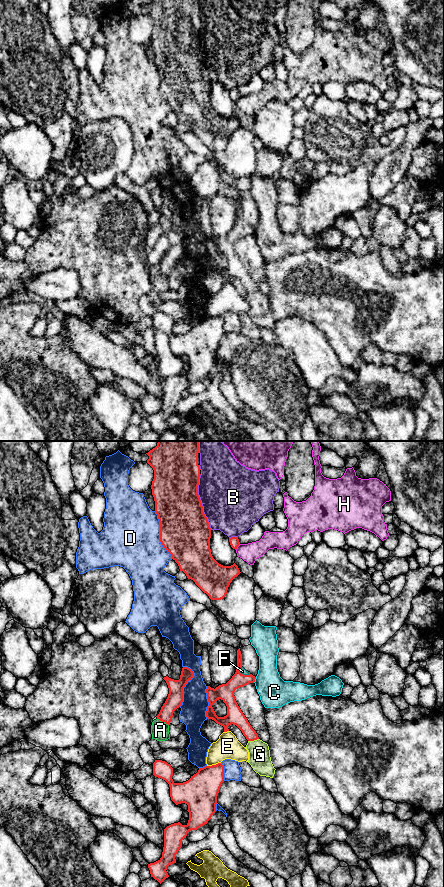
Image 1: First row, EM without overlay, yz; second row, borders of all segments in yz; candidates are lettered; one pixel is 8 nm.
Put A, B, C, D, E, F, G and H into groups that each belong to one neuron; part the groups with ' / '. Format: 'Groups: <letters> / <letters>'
Groups: A / B / C / D / E / F / G / H

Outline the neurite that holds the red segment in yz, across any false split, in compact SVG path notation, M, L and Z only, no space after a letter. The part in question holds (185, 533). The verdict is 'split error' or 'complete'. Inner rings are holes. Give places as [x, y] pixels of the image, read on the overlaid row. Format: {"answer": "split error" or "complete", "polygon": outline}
{"answer": "complete", "polygon": "M158 441L157 446L146 454L149 456L147 463L154 470L151 489L160 522L161 544L188 579L193 580L211 600L221 600L232 580L241 572L235 563L223 566L211 554L211 528L198 495L201 475L198 453L199 441Z"}

